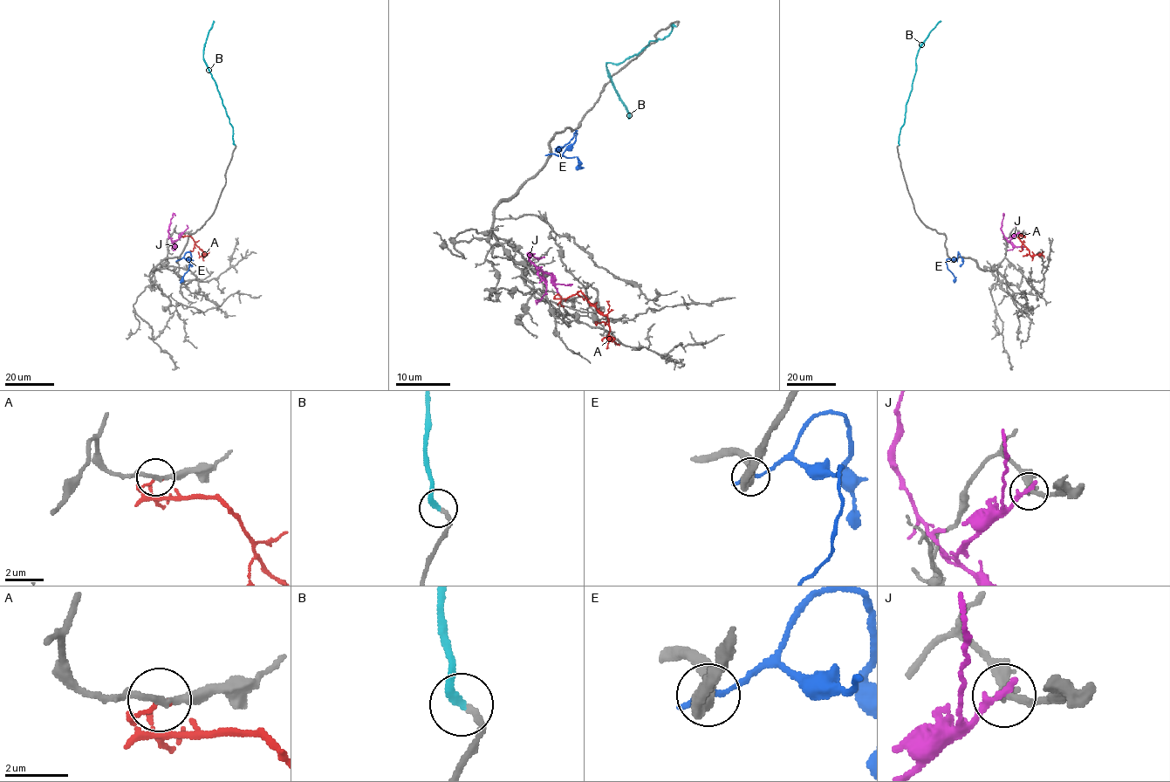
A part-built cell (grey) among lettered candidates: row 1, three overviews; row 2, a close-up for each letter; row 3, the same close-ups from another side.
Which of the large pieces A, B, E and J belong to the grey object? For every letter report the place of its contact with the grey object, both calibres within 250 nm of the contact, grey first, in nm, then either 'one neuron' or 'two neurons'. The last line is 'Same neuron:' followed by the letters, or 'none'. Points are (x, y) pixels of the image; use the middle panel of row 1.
A: meets grey at (559, 296); 190 nm thick on the grey side, 120 nm on the other; two neurons
B: meets grey at (675, 26); 180 nm thick on the grey side, 240 nm on the other; one neuron
E: meets grey at (550, 154); 320 nm thick on the grey side, 200 nm on the other; two neurons
J: meets grey at (557, 291); 190 nm thick on the grey side, 240 nm on the other; two neurons
Same neuron: B

